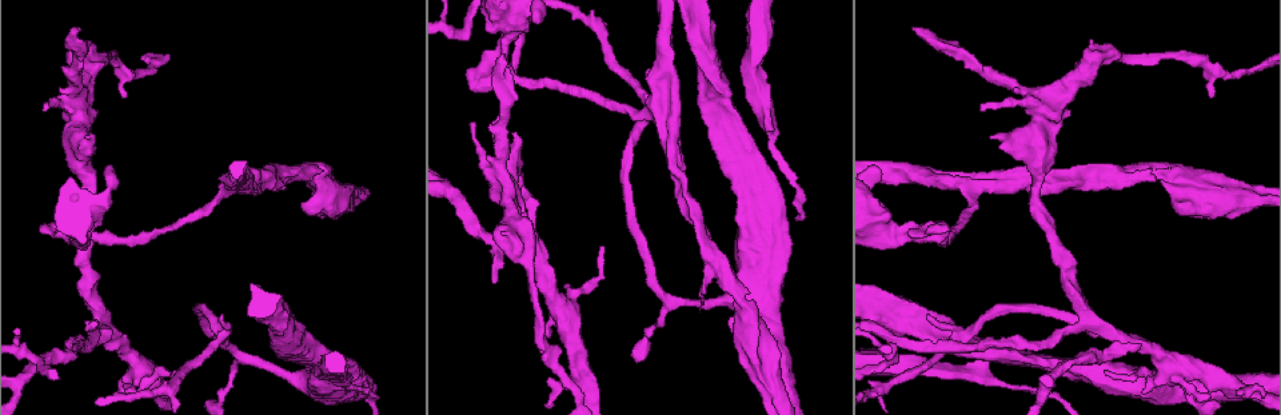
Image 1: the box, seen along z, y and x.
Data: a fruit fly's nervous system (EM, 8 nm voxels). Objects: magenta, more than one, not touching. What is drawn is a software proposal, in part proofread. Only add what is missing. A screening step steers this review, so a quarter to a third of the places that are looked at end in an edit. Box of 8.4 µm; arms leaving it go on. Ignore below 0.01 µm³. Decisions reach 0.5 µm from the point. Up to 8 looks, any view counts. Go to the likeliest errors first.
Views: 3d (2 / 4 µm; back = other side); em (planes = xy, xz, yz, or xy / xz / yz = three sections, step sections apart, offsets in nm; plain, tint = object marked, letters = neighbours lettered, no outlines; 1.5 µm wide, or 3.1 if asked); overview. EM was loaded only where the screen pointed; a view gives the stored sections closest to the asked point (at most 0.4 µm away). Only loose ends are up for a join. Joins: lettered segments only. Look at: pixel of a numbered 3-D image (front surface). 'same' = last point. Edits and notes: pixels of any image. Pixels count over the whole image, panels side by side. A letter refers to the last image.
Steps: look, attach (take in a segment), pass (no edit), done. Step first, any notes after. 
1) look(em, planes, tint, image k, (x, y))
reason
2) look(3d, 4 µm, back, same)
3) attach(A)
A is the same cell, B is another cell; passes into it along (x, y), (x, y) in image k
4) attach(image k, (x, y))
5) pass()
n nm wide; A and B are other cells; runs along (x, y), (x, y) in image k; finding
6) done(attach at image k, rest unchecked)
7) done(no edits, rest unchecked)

look(em, planes, plain, image 1, (1138, 346))
free end

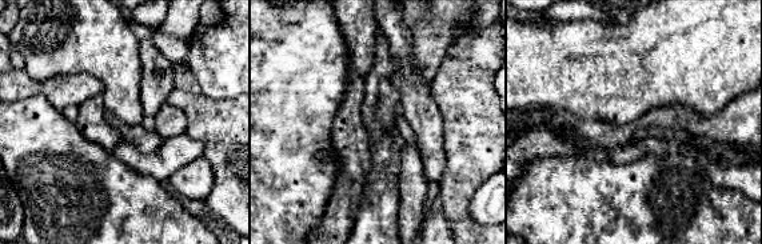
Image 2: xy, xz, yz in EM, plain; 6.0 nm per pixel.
look(em, planes, letters, same)

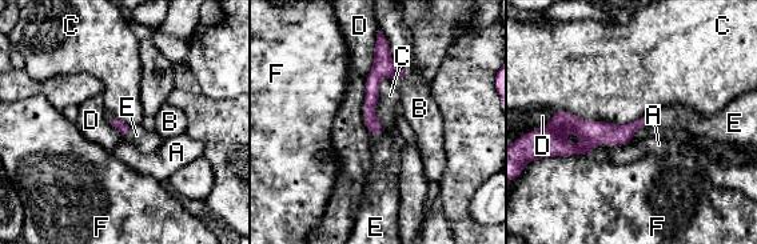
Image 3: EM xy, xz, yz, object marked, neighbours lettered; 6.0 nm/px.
attach(E)
E is the same cell, A, B, C, D and F are other cells; it goes on there

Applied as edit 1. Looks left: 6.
look(overview)
see it whole again

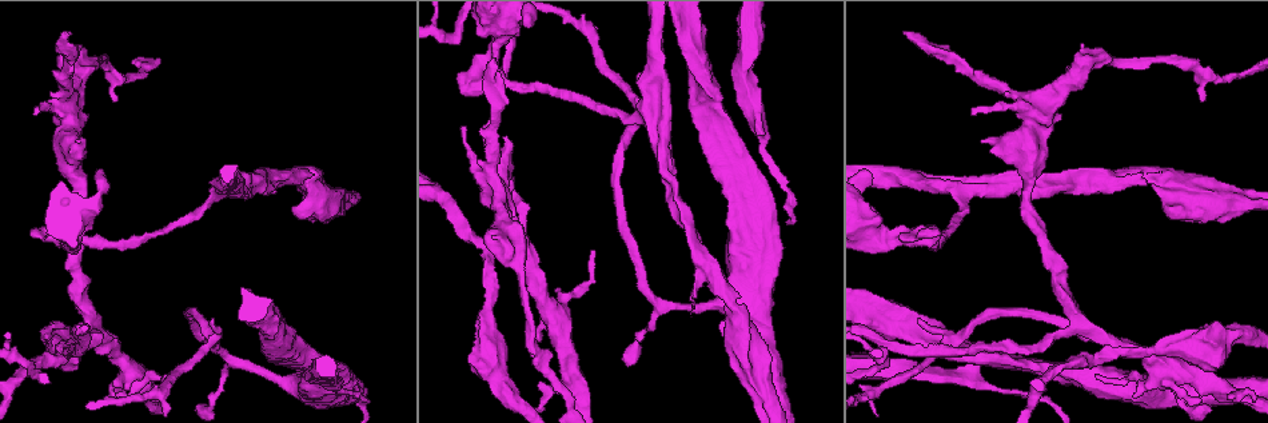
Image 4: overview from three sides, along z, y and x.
look(em, xz, step 8, letters, image 4, (490, 61))
end of a long branch

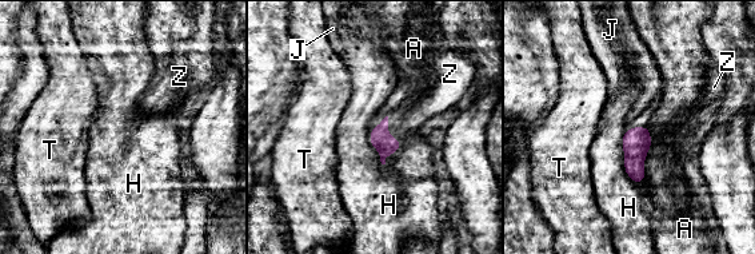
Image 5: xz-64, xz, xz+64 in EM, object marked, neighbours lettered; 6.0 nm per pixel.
attach(Z)
H touches over 240 nm; Z is the same cell, A, H, J and T are other cells; passes into it along (379, 137), (387, 131), (411, 114) in image 5; it goes on there

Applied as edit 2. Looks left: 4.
look(overview)

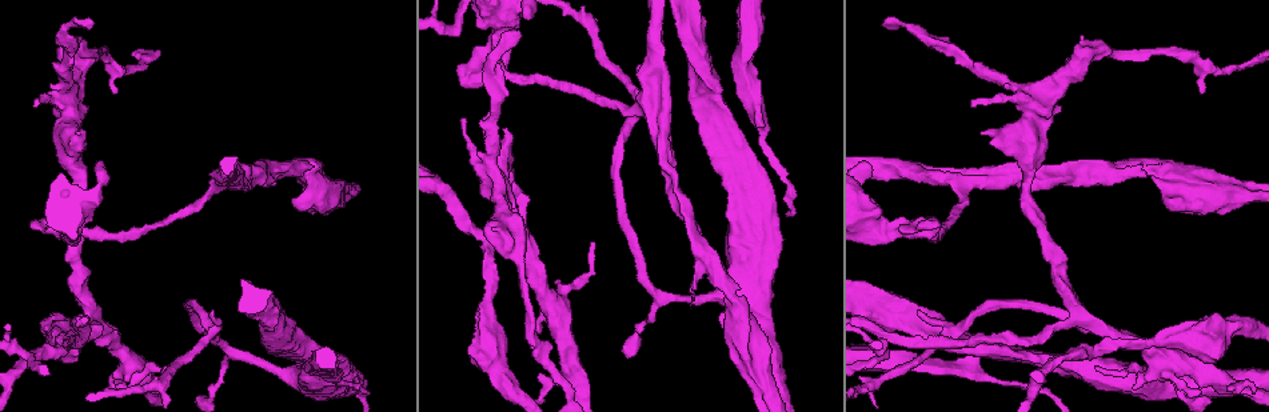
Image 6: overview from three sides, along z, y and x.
look(em, planes, letters, image 6, (721, 174))
branch stops here

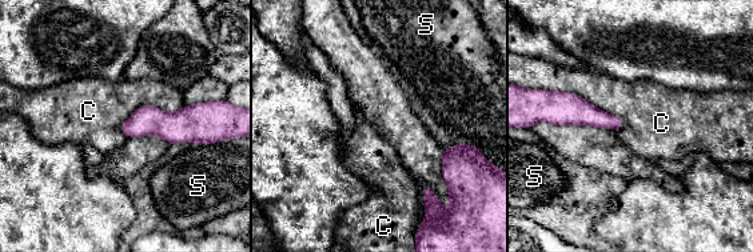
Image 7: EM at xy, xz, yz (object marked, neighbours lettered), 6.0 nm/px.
pass()
C and S are other cells; border along (552, 90), (577, 94), (625, 126) in image 7; no lettered segment goes on from it

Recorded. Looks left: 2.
done(attach at image 3, attach at image 5, rest unchecked)

